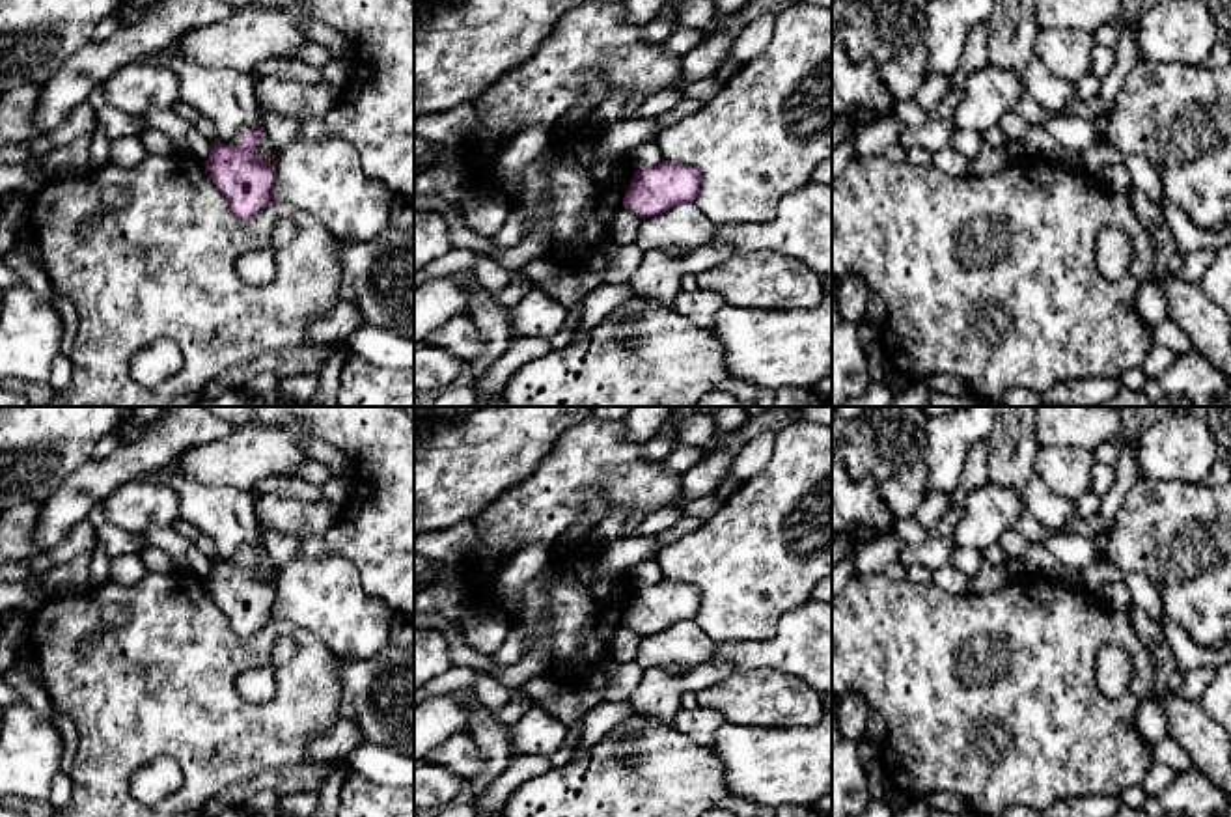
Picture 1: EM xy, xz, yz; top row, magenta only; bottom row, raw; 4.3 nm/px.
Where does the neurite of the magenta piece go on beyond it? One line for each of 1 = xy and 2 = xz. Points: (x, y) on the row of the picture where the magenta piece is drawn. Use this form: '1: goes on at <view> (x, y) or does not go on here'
1: does not go on here
2: does not go on here

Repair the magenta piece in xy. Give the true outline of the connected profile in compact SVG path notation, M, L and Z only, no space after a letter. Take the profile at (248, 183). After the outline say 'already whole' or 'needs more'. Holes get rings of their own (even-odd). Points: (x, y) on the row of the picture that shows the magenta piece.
M257 125L246 131L237 145L214 142L203 162L239 220L252 220L274 200L276 162L256 157L257 142L263 136L267 132Z; already whole

